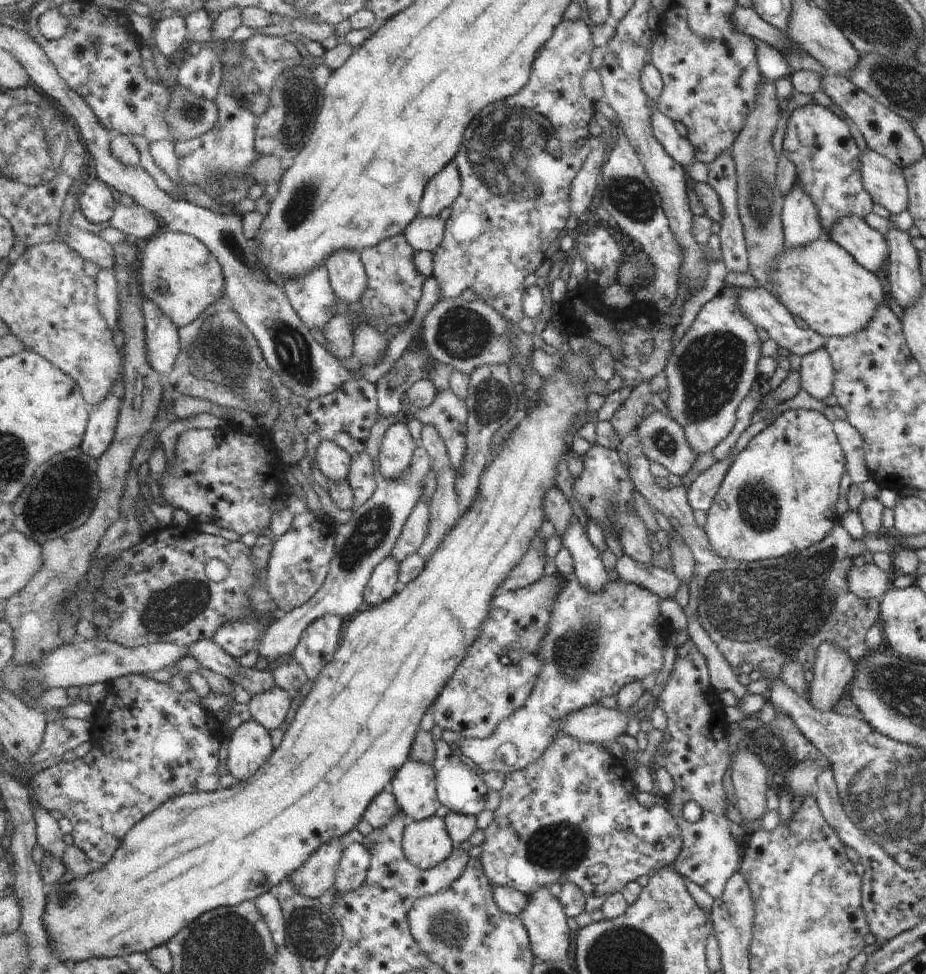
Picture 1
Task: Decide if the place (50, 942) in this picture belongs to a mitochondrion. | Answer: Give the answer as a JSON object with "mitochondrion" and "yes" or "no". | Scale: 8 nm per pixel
{"mitochondrion":"no"}

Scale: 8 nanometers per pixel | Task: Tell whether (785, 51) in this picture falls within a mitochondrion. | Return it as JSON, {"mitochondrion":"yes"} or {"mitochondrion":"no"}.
{"mitochondrion":"no"}

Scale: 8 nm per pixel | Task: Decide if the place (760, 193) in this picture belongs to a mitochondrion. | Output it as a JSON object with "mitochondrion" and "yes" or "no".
{"mitochondrion":"yes"}

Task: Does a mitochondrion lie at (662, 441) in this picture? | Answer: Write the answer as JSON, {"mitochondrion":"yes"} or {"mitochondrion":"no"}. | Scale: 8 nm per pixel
{"mitochondrion":"yes"}

